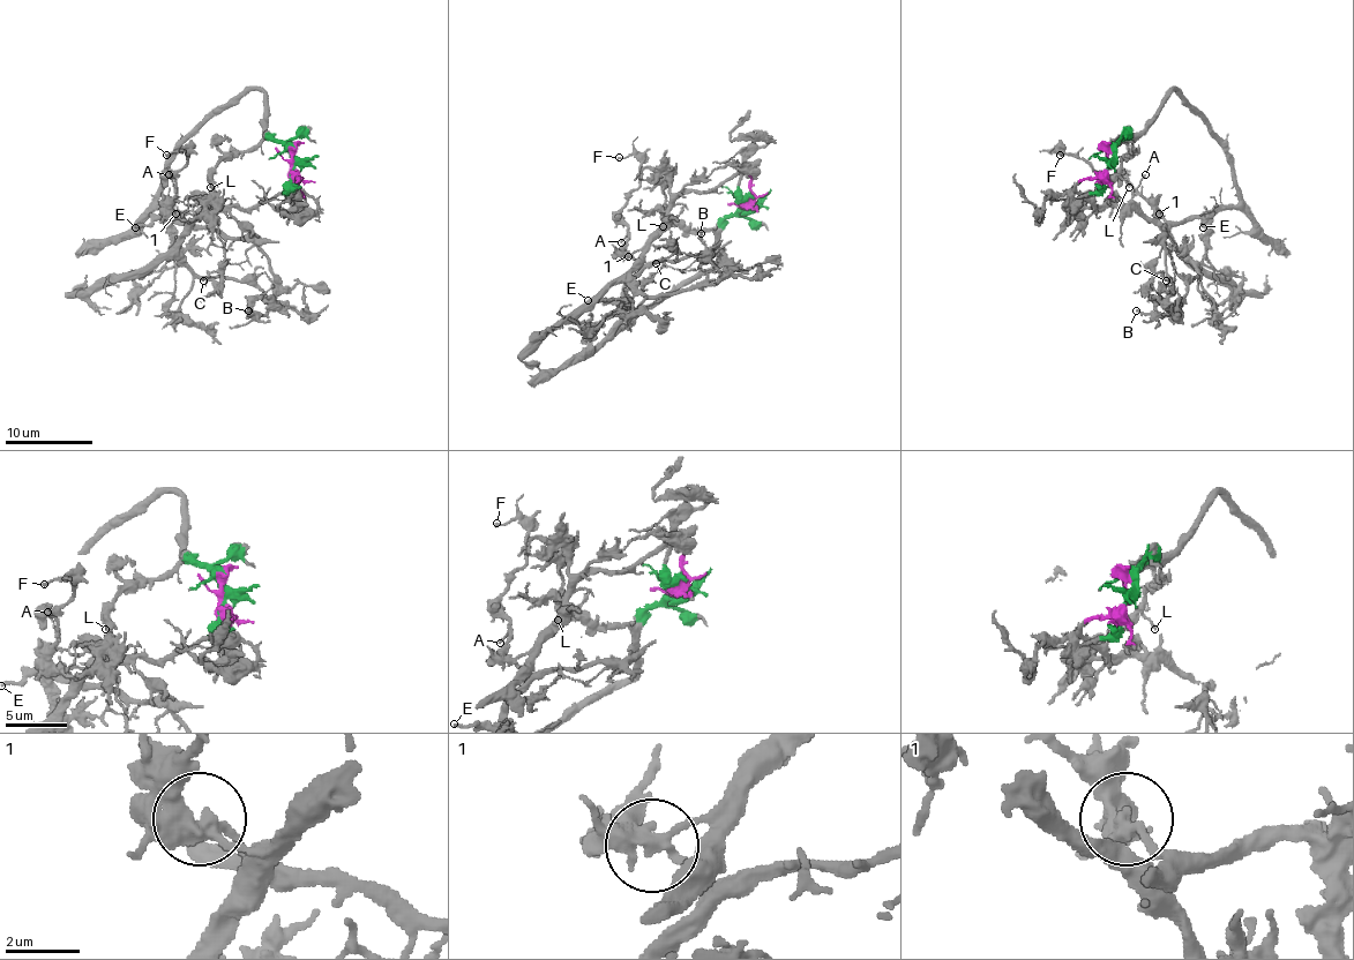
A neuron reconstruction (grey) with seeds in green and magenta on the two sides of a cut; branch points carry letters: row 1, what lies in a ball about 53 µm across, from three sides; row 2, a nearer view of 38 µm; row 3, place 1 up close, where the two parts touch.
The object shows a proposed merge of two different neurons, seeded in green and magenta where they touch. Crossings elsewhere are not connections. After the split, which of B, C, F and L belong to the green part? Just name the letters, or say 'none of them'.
C, F, L

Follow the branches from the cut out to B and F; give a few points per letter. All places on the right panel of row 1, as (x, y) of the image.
B: (1109, 160), (1094, 178), (1077, 184), (1079, 193), (1094, 208), (1134, 205), (1198, 276), (1171, 315), (1136, 310)
F: (1109, 160), (1173, 90), (1222, 144), (1237, 201), (1168, 220), (1127, 180), (1060, 156)

